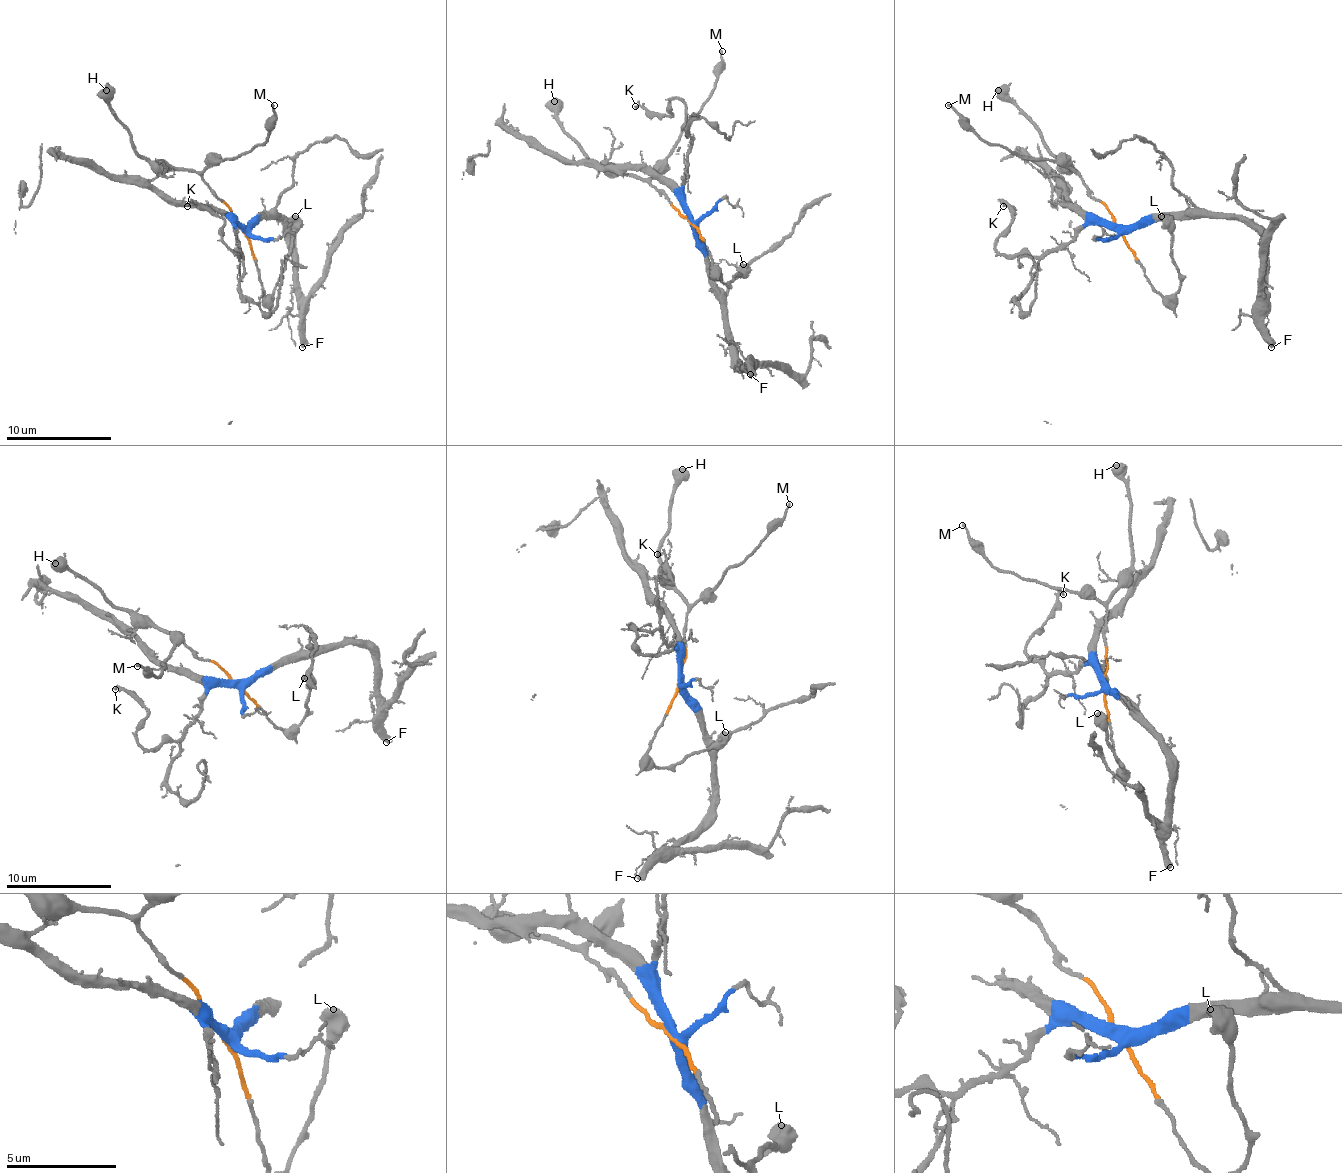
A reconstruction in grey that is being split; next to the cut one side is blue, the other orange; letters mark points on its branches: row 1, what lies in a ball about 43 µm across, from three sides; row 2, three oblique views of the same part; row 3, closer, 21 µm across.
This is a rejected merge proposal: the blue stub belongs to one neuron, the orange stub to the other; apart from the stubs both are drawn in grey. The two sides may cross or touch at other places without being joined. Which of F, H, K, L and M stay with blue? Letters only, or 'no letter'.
F, K

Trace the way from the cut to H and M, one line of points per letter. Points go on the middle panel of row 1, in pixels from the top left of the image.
H: (691, 221), (646, 179), (606, 174), (598, 169), (561, 126), (554, 100)
M: (691, 221), (651, 179), (688, 121), (701, 108), (723, 50)

